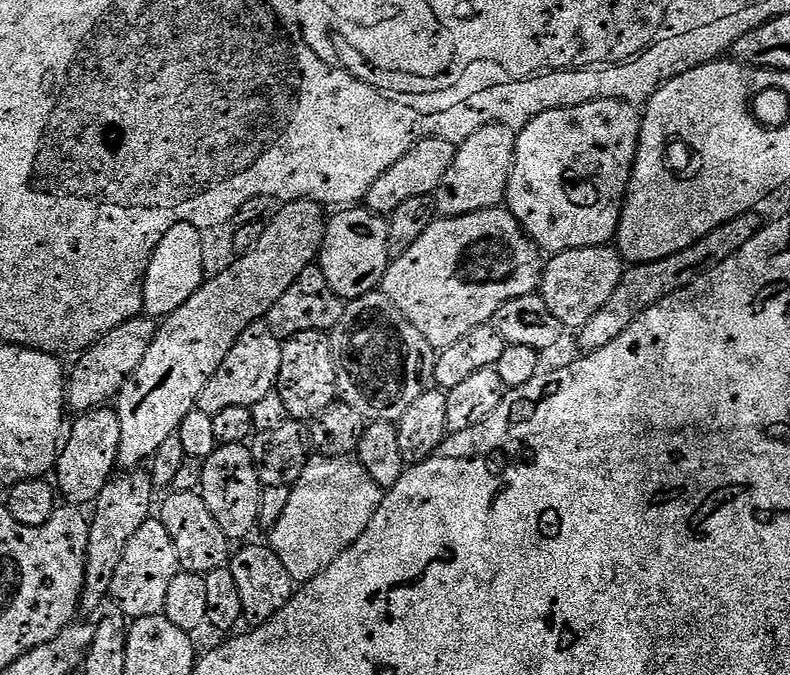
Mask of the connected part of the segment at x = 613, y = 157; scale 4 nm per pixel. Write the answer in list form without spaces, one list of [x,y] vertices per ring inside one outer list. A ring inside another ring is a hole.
[[[591,100],[573,108],[555,108],[538,114],[516,133],[516,156],[513,158],[512,173],[509,176],[506,207],[514,219],[523,226],[528,237],[536,243],[537,248],[545,253],[575,252],[585,248],[598,248],[607,245],[615,237],[620,224],[620,211],[624,208],[624,198],[628,195],[628,180],[632,176],[632,164],[636,160],[636,151],[640,141],[641,113],[637,105],[627,104],[625,100]]]

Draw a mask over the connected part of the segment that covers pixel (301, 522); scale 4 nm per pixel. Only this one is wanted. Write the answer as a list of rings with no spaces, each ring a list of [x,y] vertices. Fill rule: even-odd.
[[[313,455],[289,492],[288,501],[280,510],[279,518],[270,528],[270,547],[278,554],[282,566],[286,566],[292,581],[307,582],[313,580],[318,573],[326,571],[364,533],[366,526],[374,518],[381,499],[382,489],[376,485],[374,478],[370,478],[359,459]]]

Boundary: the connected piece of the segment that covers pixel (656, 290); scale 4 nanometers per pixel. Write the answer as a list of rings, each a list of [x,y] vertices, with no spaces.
[[[750,211],[745,216],[734,218],[710,230],[710,234],[694,242],[694,246],[686,246],[686,250],[678,250],[678,254],[670,254],[670,258],[629,267],[621,275],[620,285],[614,290],[610,302],[606,302],[606,306],[602,306],[602,310],[598,310],[598,314],[594,314],[594,318],[587,320],[583,328],[579,329],[578,336],[580,336],[581,346],[584,347],[583,351],[592,354],[597,350],[607,349],[608,344],[622,335],[641,312],[645,312],[659,300],[664,300],[683,288],[689,288],[699,276],[704,275],[711,268],[718,267],[722,262],[726,262],[726,258],[742,250],[742,246],[746,246],[750,238],[760,233],[761,225],[756,224],[756,215],[755,211]]]

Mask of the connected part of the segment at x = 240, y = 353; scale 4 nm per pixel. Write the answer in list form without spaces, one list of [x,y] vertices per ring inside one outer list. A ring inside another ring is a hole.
[[[267,322],[250,325],[238,342],[234,342],[230,354],[226,354],[222,366],[218,366],[210,382],[206,382],[202,394],[198,394],[196,408],[214,417],[230,407],[251,409],[253,404],[262,402],[262,398],[275,389],[278,370],[282,370],[283,349],[281,337],[272,333]]]

